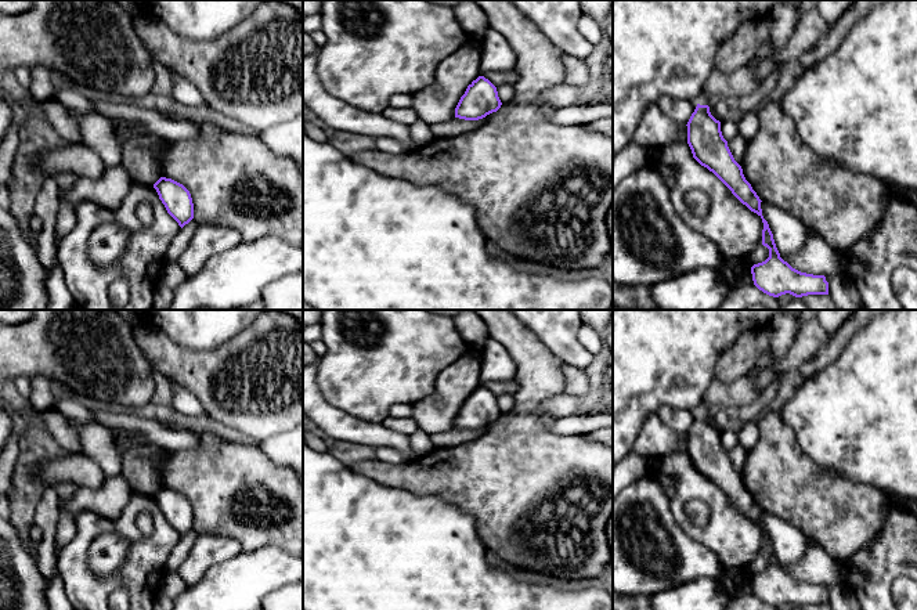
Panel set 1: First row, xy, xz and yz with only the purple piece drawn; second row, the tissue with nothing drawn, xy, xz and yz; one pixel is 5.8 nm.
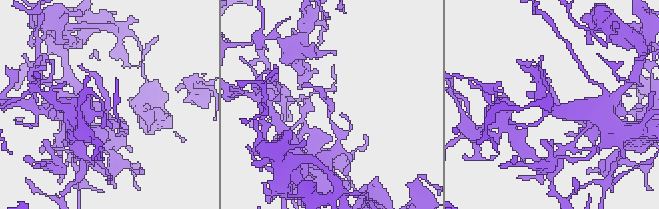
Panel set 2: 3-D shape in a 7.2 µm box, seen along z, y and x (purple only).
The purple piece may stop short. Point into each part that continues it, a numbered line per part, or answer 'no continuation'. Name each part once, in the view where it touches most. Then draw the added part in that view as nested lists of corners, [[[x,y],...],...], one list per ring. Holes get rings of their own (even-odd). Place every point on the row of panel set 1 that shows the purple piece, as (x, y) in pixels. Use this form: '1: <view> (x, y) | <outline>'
no continuation

